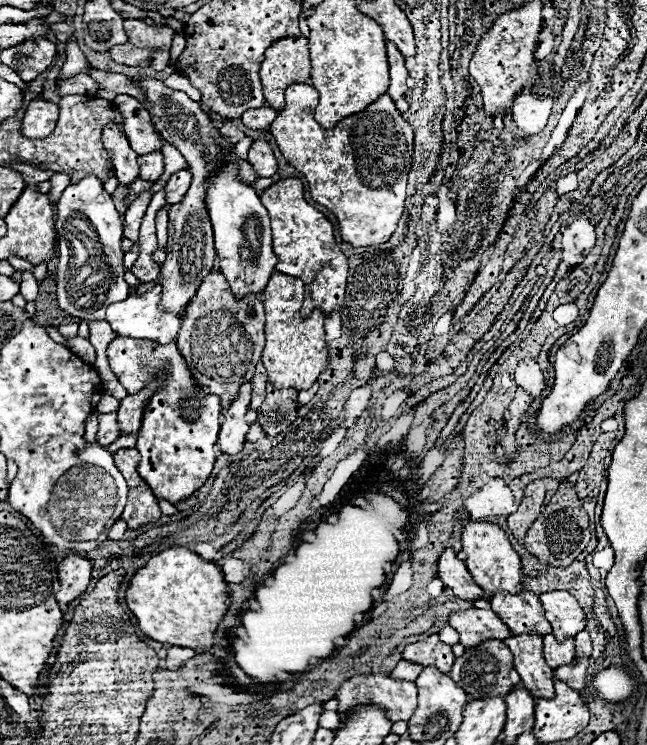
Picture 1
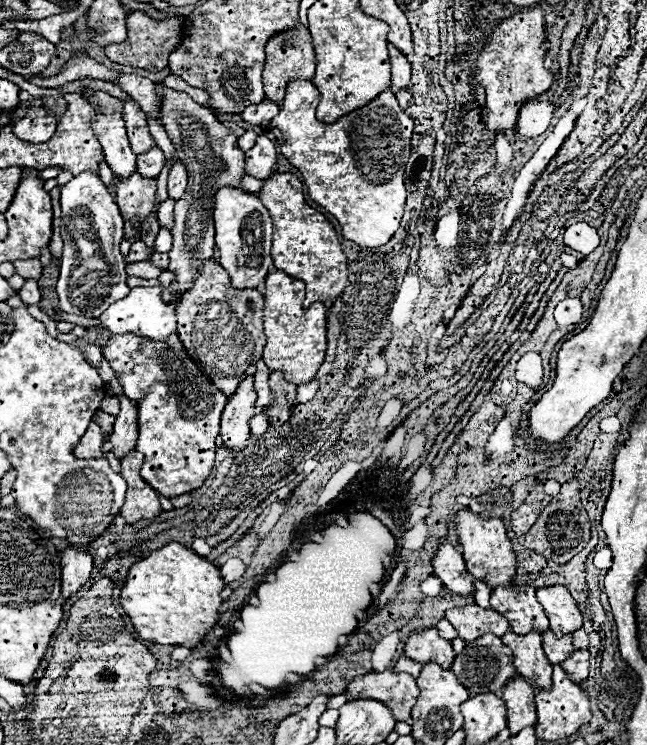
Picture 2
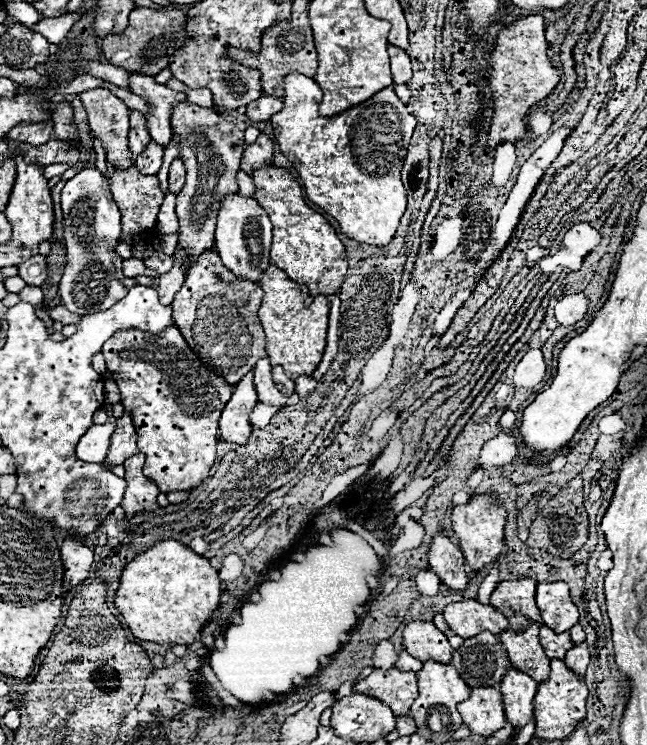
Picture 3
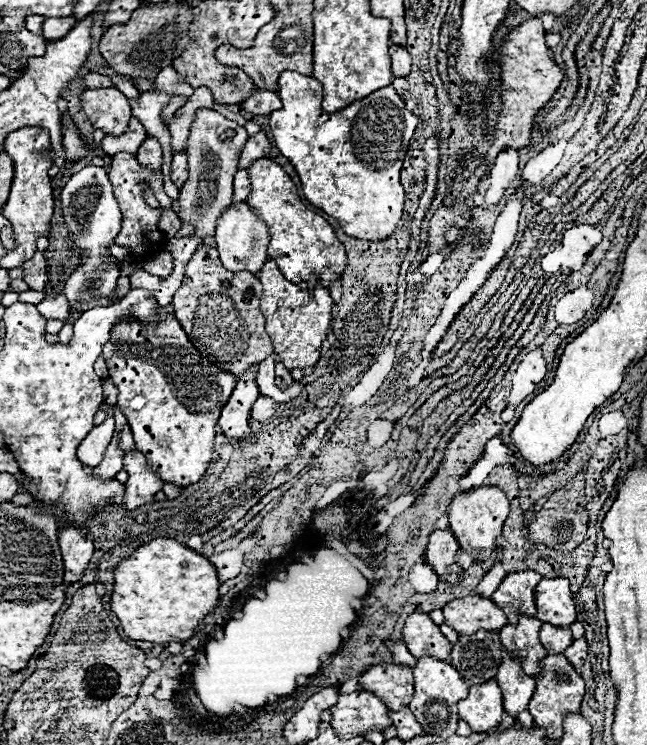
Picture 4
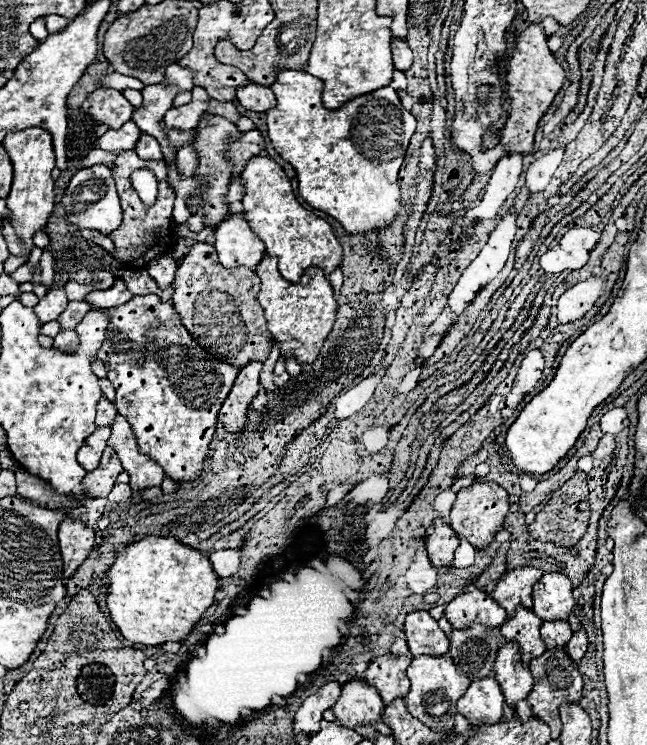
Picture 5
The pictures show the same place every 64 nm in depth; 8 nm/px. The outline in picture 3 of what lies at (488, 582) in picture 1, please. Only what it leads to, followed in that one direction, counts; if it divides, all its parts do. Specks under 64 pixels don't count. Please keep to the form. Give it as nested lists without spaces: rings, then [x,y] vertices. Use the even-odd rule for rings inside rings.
[[[490,494],[472,496],[466,504],[454,508],[450,518],[452,518],[452,530],[458,538],[458,544],[464,552],[464,558],[466,558],[472,572],[480,572],[488,564],[496,564],[506,558],[506,554],[508,554],[506,542],[504,542],[506,510],[502,506],[494,504],[494,498]]]

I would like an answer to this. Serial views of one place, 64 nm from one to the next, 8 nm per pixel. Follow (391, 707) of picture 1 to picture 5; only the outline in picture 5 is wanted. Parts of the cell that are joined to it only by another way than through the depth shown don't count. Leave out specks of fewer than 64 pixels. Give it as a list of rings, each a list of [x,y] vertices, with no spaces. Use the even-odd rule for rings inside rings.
[[[390,654],[376,658],[362,678],[374,686],[386,704],[392,704],[396,698],[406,698],[410,690],[410,680],[406,676],[406,668],[412,658],[394,658]]]

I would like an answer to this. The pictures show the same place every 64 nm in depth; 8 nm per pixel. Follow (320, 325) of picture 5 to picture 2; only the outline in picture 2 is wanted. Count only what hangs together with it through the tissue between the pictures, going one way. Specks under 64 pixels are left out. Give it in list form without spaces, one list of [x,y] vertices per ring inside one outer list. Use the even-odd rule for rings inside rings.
[[[274,270],[274,272],[270,272],[266,276],[266,282],[264,282],[264,332],[266,332],[266,346],[264,346],[262,360],[266,362],[270,372],[280,370],[284,374],[284,380],[288,384],[296,384],[296,386],[310,384],[316,378],[316,372],[318,372],[318,368],[320,368],[320,364],[324,362],[324,356],[326,356],[326,308],[320,302],[316,302],[304,312],[304,308],[302,308],[304,294],[306,294],[304,282],[294,280],[292,276],[288,276],[288,274],[280,272],[280,270]]]

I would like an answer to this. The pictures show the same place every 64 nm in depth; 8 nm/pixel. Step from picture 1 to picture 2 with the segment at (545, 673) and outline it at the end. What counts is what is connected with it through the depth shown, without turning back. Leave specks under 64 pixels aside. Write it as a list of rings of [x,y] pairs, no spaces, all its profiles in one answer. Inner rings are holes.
[[[508,632],[506,636],[502,636],[502,642],[512,650],[518,674],[524,676],[530,684],[534,684],[536,692],[550,688],[552,664],[542,652],[542,640],[538,632],[530,632],[524,636]]]

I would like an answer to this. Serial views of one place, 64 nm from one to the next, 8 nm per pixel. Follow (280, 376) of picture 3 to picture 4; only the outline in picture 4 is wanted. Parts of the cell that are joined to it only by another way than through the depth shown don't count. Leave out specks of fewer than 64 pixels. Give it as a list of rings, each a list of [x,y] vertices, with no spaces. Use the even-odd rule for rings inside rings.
[[[276,364],[276,386],[286,390],[290,384],[294,382],[294,378],[290,376],[290,372],[284,368],[284,364]]]

